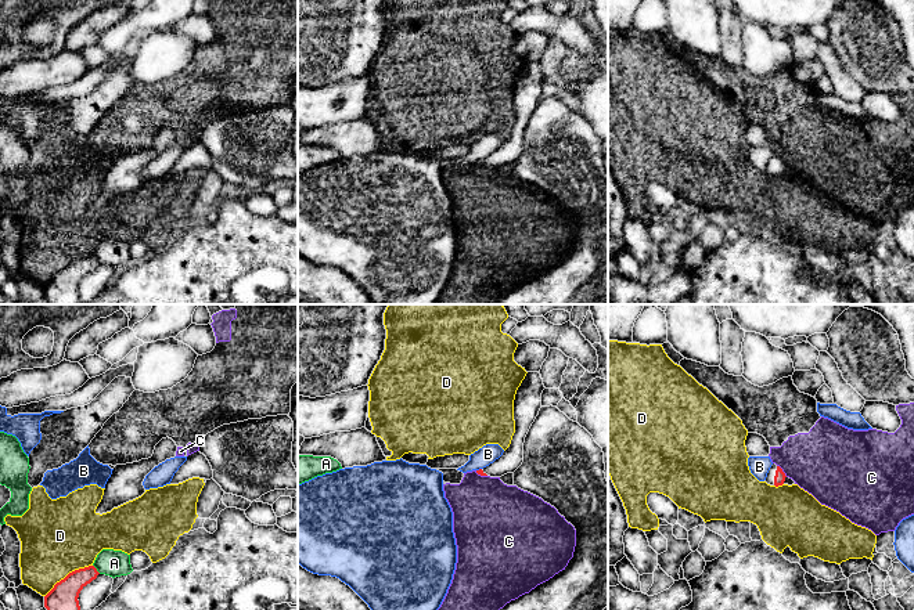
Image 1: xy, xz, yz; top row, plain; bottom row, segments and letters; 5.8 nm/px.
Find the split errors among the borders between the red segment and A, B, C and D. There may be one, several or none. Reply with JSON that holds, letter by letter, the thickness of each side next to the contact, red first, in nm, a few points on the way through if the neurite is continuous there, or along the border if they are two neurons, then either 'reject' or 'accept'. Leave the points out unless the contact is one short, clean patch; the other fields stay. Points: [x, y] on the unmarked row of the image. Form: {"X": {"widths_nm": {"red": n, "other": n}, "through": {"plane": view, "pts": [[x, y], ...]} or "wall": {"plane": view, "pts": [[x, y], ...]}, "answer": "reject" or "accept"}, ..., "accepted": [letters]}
{"A": {"widths_nm": {"red": 160, "other": 160}, "answer": "reject"}, "B": {"widths_nm": {"red": 30, "other": 110}, "answer": "reject"}, "C": {"widths_nm": {"red": 70, "other": 380}, "wall": {"plane": "yz", "pts": [[777, 155], [787, 166]]}, "answer": "reject"}, "D": {"widths_nm": {"red": 190, "other": 440}, "answer": "reject"}, "accepted": []}

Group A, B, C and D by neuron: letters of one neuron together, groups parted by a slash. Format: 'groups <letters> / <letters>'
groups A / B / C / D

